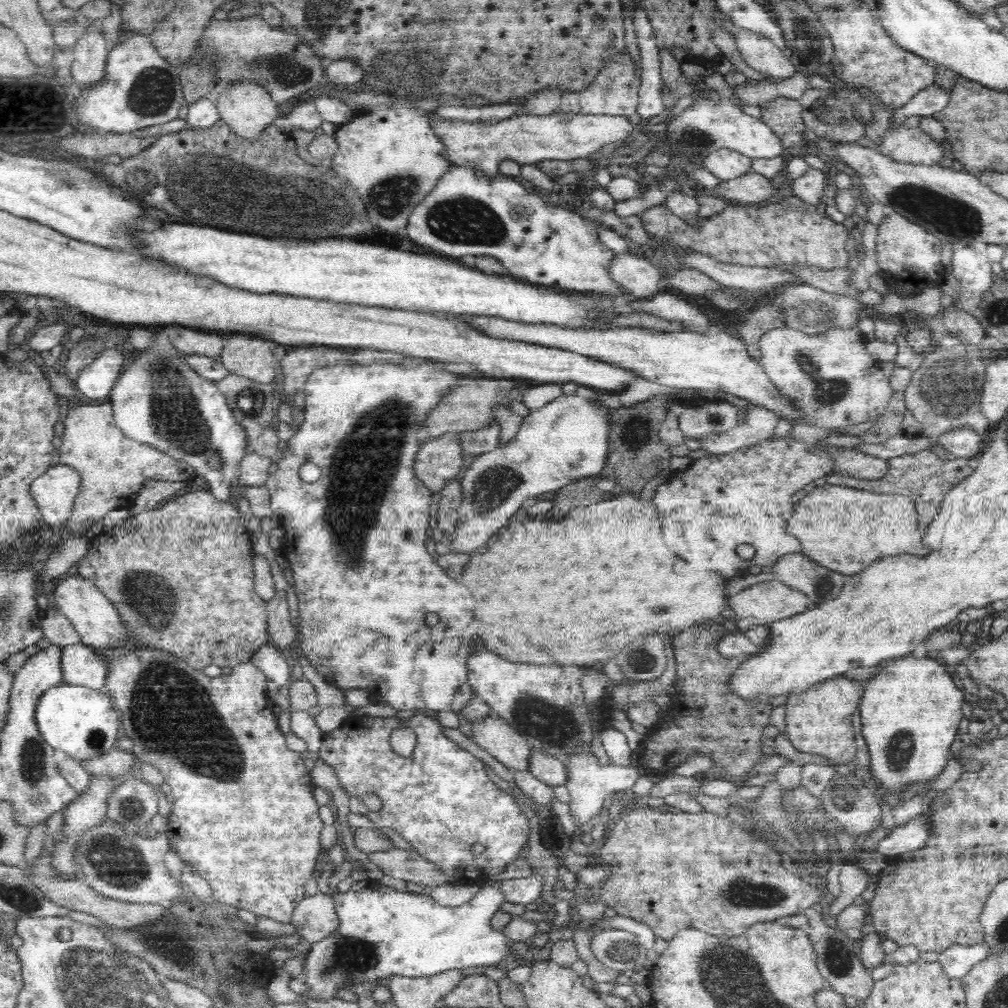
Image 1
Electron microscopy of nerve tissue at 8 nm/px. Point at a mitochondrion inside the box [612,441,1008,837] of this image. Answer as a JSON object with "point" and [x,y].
{"point":[903,750]}

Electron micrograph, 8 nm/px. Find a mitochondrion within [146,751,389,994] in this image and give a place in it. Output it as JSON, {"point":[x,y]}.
{"point":[348,958]}

